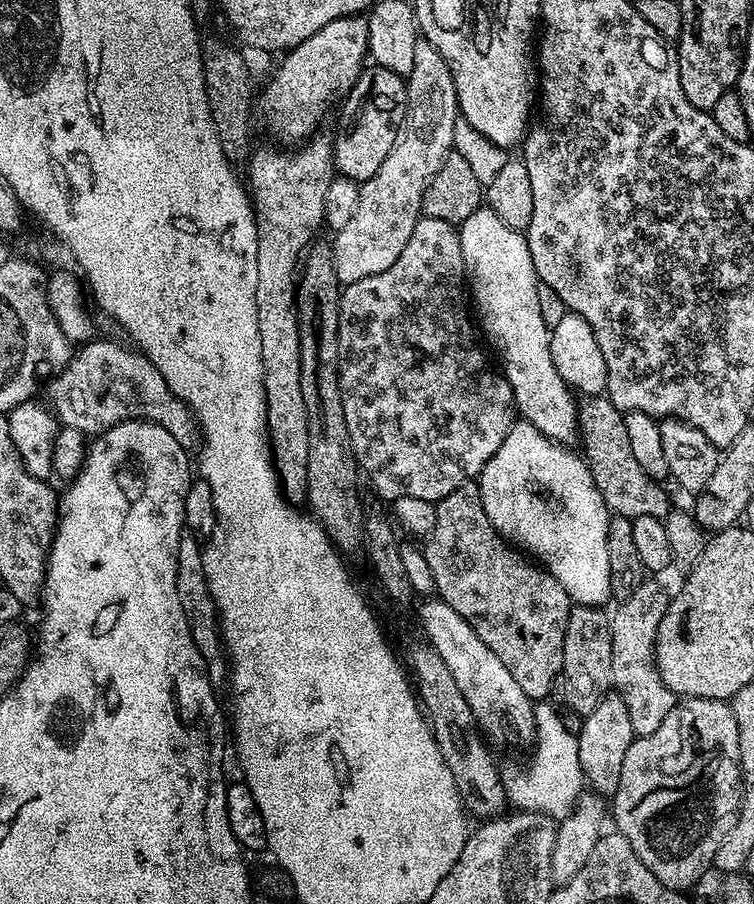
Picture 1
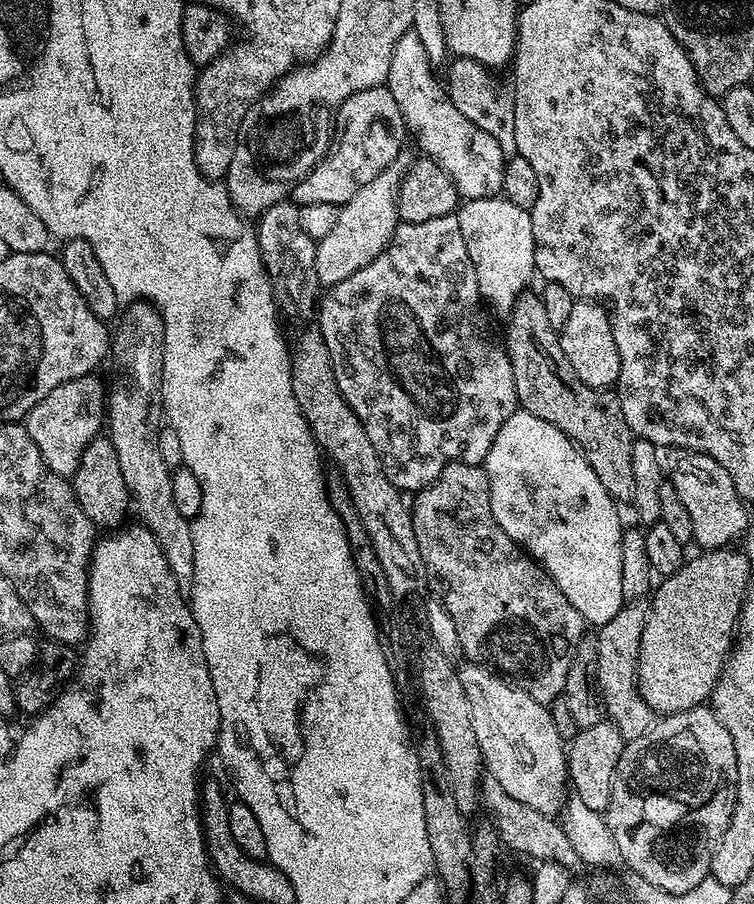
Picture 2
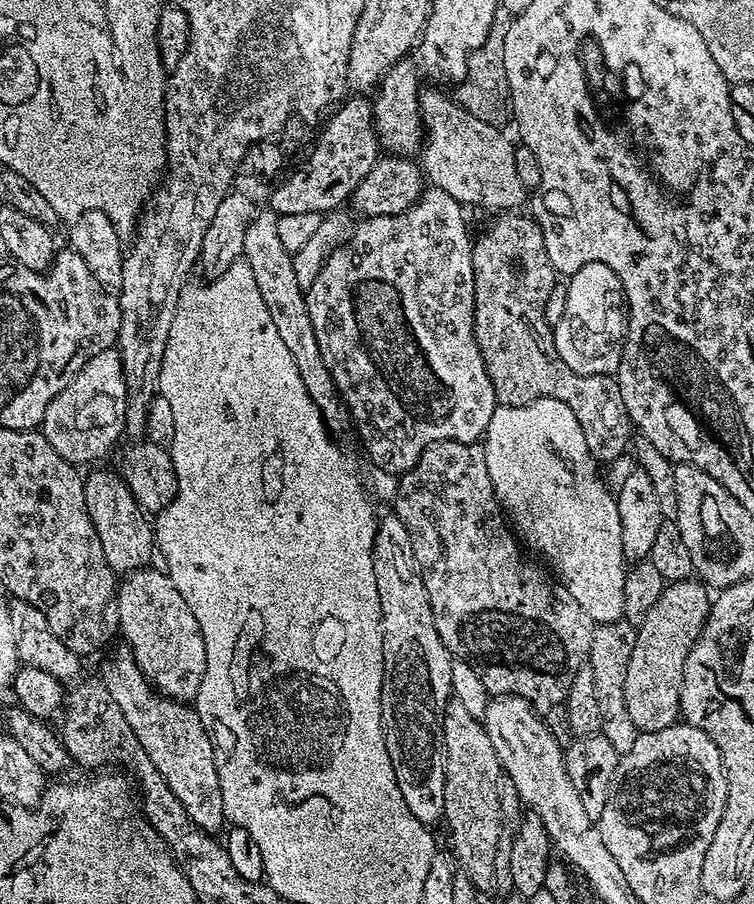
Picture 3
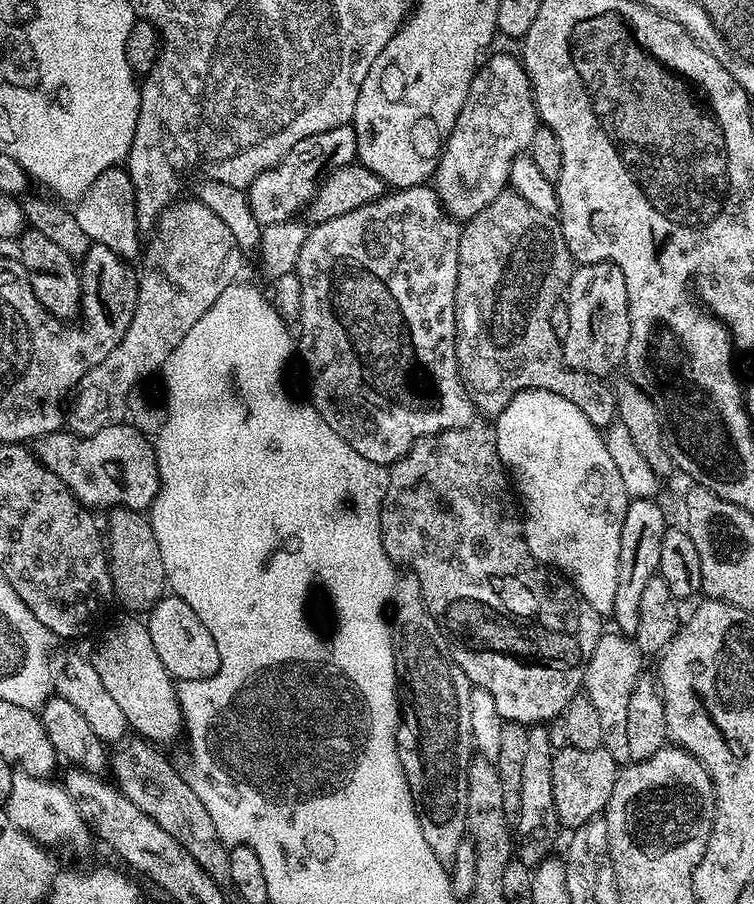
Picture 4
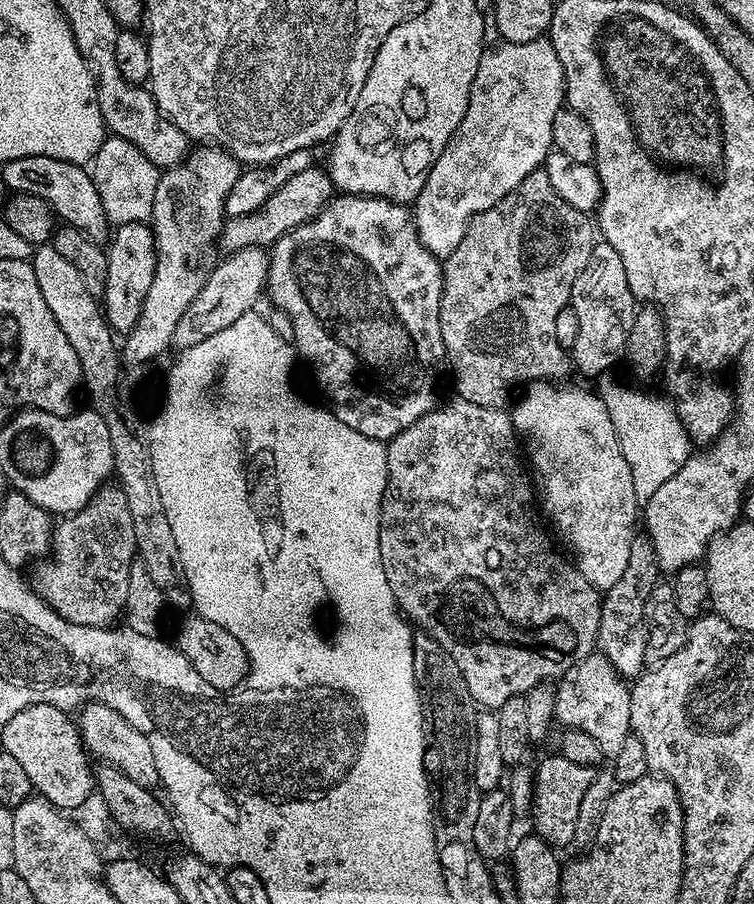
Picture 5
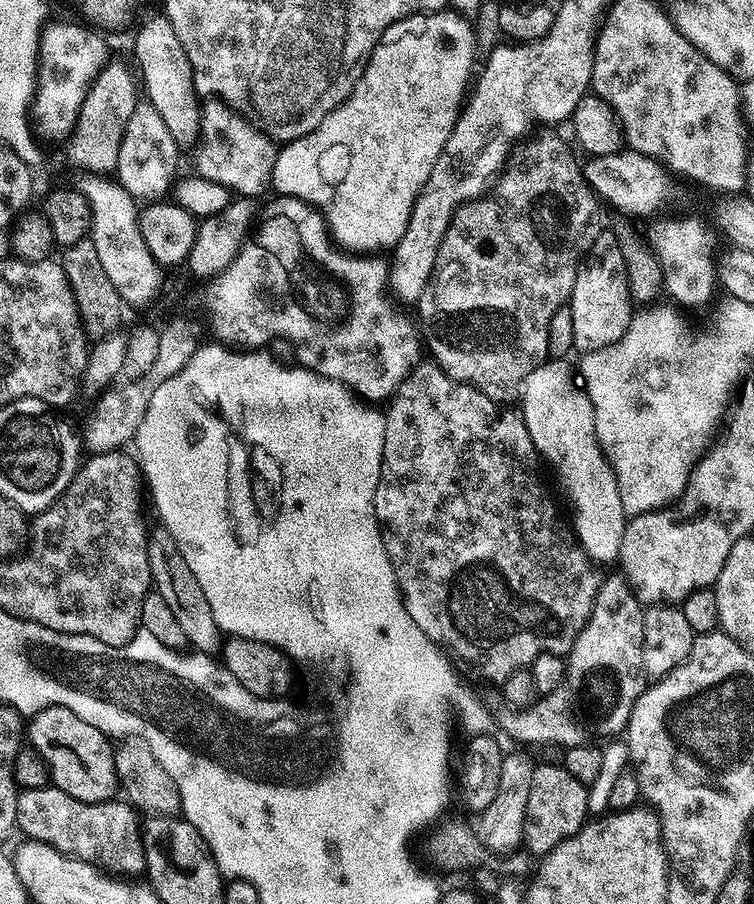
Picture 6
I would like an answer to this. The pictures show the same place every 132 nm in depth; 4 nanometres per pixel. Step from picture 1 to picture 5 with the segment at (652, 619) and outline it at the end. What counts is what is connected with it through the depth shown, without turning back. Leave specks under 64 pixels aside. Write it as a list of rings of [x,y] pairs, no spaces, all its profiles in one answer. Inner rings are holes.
[[[593,650],[588,657],[559,677],[555,689],[555,723],[564,724],[565,729],[577,728],[582,730],[582,734],[590,734],[590,738],[598,742],[605,758],[615,758],[626,738],[632,735],[632,726],[628,723],[632,697],[629,681],[616,673],[603,654]]]

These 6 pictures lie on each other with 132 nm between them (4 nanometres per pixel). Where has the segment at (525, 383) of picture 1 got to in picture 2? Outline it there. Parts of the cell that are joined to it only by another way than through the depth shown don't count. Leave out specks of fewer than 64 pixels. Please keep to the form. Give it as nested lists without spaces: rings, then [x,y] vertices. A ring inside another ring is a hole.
[[[499,194],[477,200],[465,199],[455,215],[458,226],[462,226],[466,254],[470,254],[470,262],[474,262],[481,301],[489,309],[497,308],[501,314],[511,312],[516,299],[524,295],[536,272],[536,243],[531,211],[514,206],[514,202]]]

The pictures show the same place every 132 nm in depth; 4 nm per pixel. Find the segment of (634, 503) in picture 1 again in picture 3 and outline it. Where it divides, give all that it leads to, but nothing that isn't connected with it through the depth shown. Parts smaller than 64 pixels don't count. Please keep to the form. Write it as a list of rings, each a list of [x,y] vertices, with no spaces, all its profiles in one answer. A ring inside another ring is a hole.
[[[500,214],[496,221],[484,232],[481,240],[472,245],[474,262],[474,298],[476,299],[476,345],[484,359],[484,365],[494,388],[497,405],[513,408],[526,406],[538,398],[554,398],[566,402],[586,434],[586,450],[590,450],[592,459],[597,462],[611,462],[629,451],[634,436],[632,420],[626,414],[626,402],[622,402],[622,390],[615,375],[579,376],[574,374],[558,358],[558,350],[552,337],[553,325],[546,322],[546,298],[558,282],[558,274],[546,252],[544,231],[536,225],[531,215]]]

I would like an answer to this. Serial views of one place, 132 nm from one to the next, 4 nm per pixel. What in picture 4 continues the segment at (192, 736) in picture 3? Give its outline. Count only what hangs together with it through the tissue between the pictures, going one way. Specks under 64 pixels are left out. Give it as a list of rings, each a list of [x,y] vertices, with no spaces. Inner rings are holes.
[[[120,614],[102,634],[90,659],[105,689],[121,707],[129,727],[143,739],[160,746],[181,735],[183,716],[173,680],[150,639],[147,623],[134,614]]]

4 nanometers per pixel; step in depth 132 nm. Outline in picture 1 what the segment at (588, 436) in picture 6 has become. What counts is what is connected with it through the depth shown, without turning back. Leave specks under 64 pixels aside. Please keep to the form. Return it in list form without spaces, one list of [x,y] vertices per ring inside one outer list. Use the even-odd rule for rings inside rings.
[[[513,423],[494,458],[490,458],[490,462],[486,462],[480,471],[478,483],[486,518],[490,518],[494,530],[498,530],[509,544],[526,550],[529,557],[539,561],[544,571],[564,587],[573,605],[585,604],[594,608],[607,605],[612,594],[610,561],[606,554],[606,530],[610,513],[594,482],[592,471],[588,469],[587,460],[583,455],[576,453],[575,456],[572,451],[571,447],[546,438],[546,434],[542,434],[532,424]]]

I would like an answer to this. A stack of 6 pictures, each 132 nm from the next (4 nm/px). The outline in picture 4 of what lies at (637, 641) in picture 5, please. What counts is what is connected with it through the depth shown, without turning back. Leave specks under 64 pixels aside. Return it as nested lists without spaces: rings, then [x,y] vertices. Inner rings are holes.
[[[652,498],[629,499],[626,518],[622,522],[622,542],[618,554],[618,586],[614,593],[614,610],[610,620],[615,631],[635,634],[638,630],[638,609],[645,586],[660,571],[662,538],[670,526],[664,521],[664,512]]]

